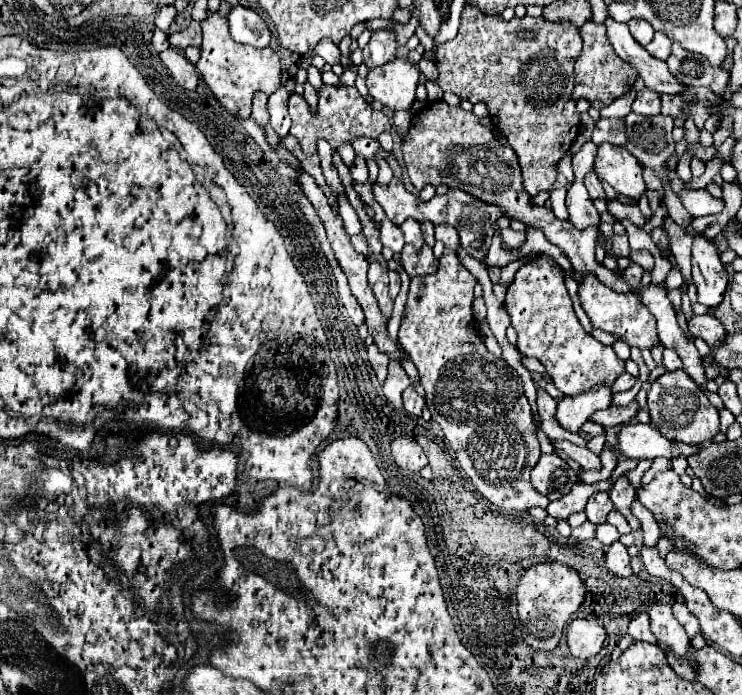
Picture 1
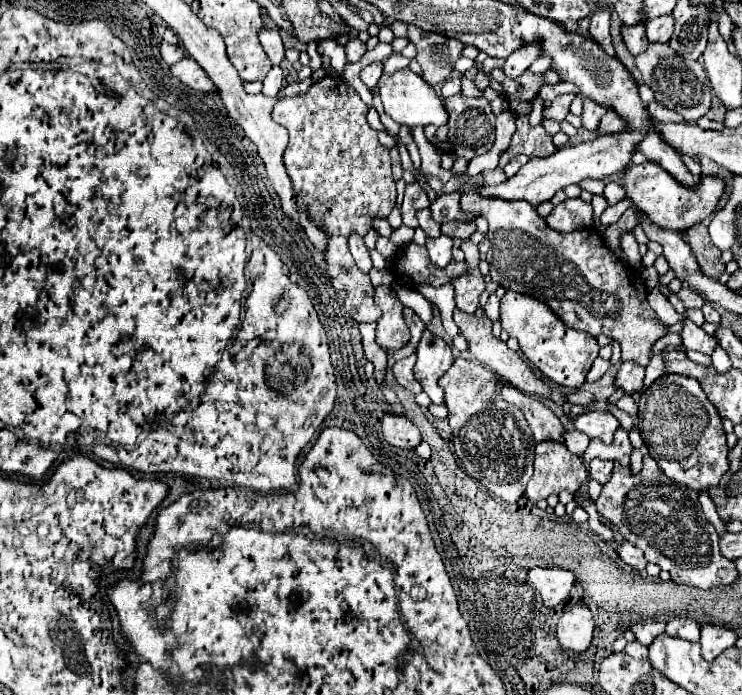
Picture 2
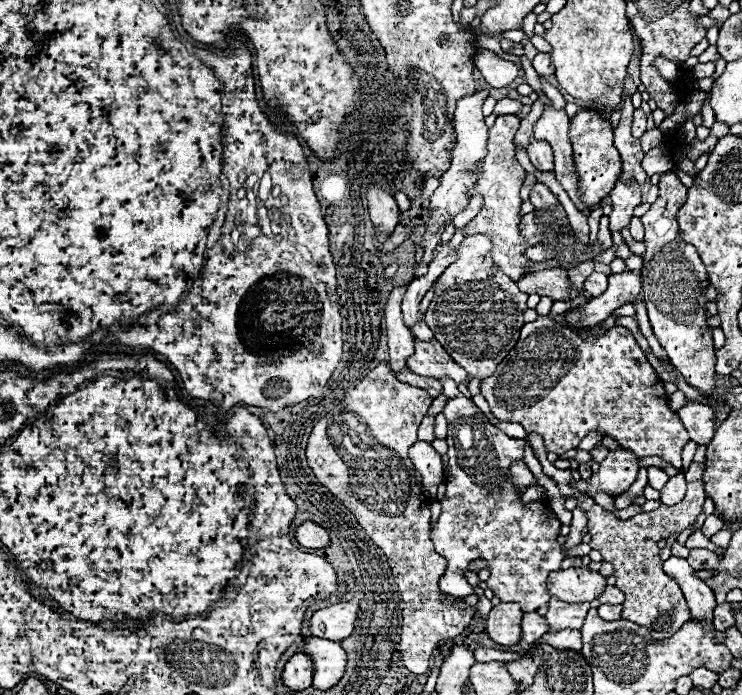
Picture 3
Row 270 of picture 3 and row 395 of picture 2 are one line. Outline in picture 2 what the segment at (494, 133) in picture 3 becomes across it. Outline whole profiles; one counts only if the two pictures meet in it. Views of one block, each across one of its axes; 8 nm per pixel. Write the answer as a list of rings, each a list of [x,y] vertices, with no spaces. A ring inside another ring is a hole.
[[[502,384],[500,392],[506,402],[512,402],[514,406],[518,406],[524,412],[536,442],[546,442],[546,440],[564,442],[566,430],[564,430],[560,418],[550,408],[546,408],[540,400],[536,400],[536,398],[516,390],[514,386],[508,386],[508,384]]]

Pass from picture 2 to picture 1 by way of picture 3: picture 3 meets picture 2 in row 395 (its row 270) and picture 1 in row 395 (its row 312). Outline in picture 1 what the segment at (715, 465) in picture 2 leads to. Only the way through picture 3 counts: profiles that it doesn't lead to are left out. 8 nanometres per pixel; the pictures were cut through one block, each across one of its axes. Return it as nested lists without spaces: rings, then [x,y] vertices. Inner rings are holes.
[[[684,370],[664,372],[656,382],[652,382],[648,390],[648,410],[652,424],[662,434],[668,434],[668,438],[676,438],[684,444],[702,444],[720,432],[718,410],[706,400],[702,392],[692,392],[692,388],[700,386]]]

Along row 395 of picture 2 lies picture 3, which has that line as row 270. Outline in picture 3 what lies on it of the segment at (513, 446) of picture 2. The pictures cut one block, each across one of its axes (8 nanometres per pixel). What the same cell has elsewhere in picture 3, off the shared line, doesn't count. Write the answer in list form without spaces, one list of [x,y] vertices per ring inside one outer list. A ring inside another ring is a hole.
[[[484,234],[464,238],[458,246],[458,260],[438,278],[438,288],[424,314],[435,339],[470,378],[490,376],[514,348],[524,326],[522,314],[528,300],[528,294],[520,292],[516,282],[494,266],[488,256],[490,248],[490,238]]]

